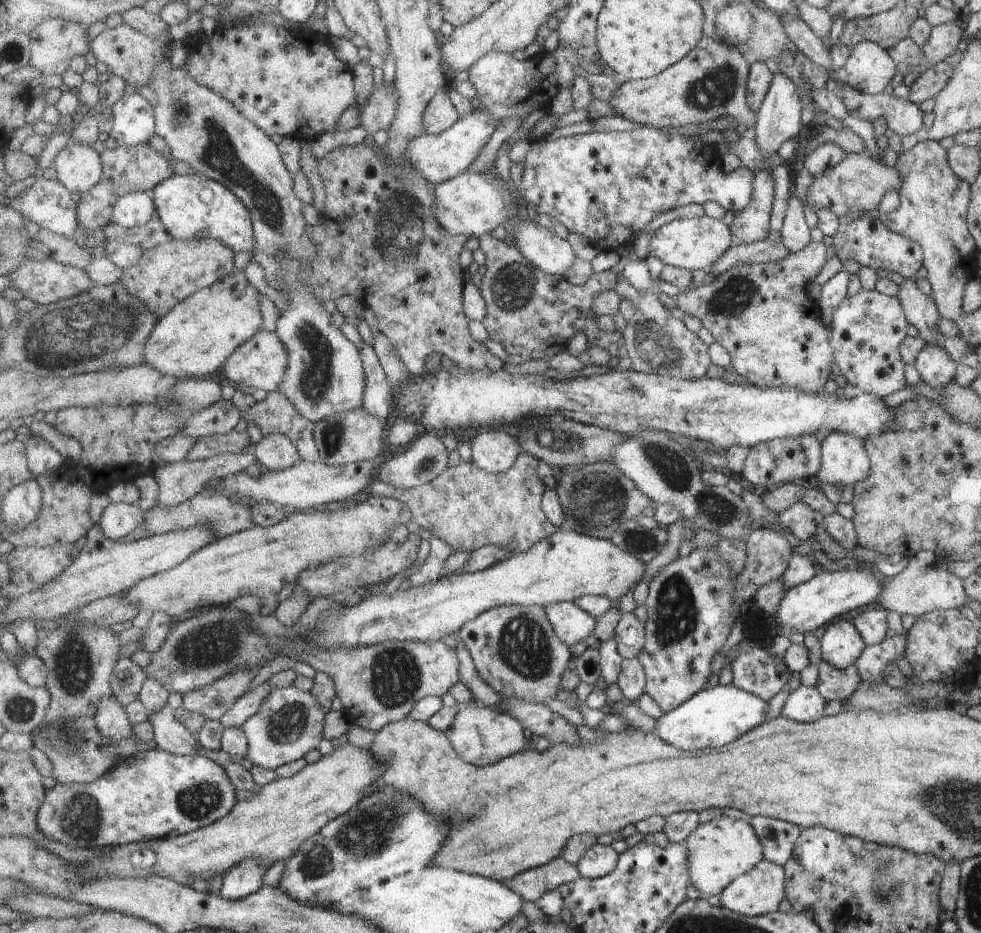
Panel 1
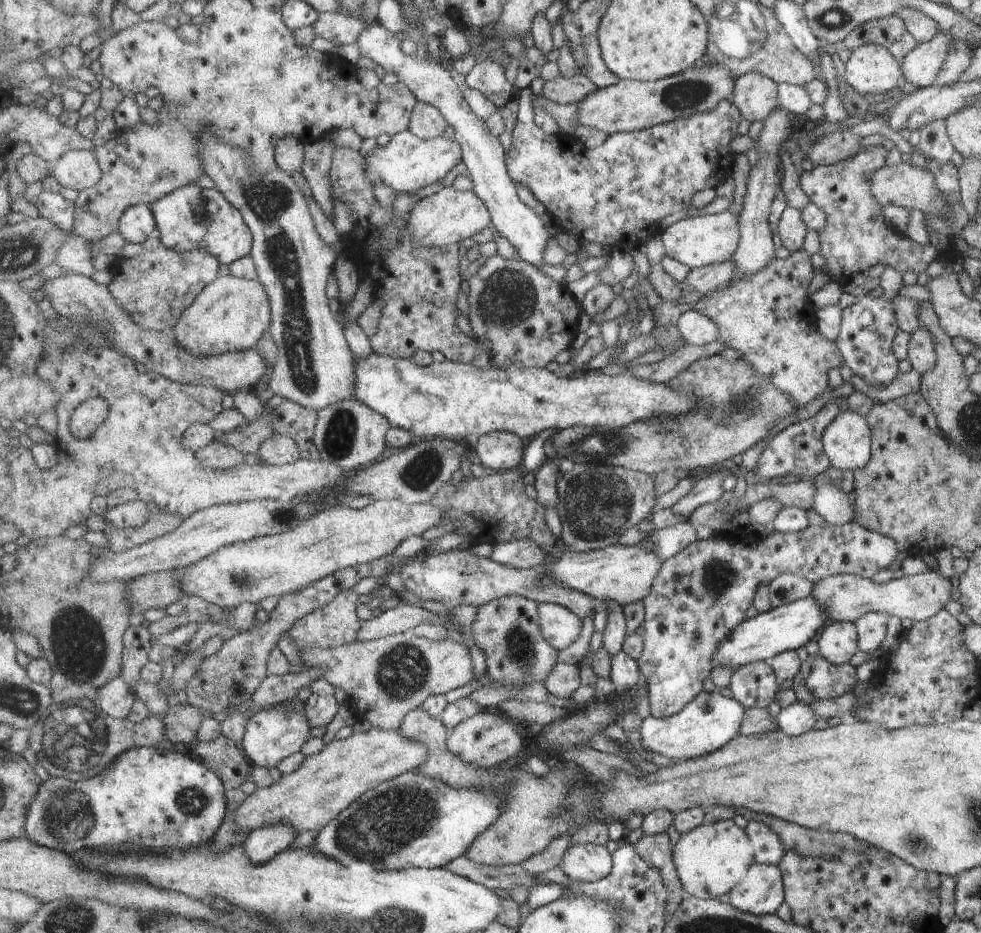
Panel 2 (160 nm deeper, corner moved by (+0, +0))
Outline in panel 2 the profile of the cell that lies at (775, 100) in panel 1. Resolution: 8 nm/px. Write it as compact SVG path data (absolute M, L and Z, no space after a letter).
M775 106L775 110L769 112L769 116L761 122L759 140L757 140L757 152L759 159L748 170L747 190L743 196L743 204L739 211L740 244L733 254L733 266L735 272L728 284L735 284L741 278L753 276L755 272L763 270L772 260L774 248L772 246L771 232L769 231L768 216L776 189L780 186L780 159L779 154L783 150L783 142L793 134L793 129L788 118L789 112L783 106Z

